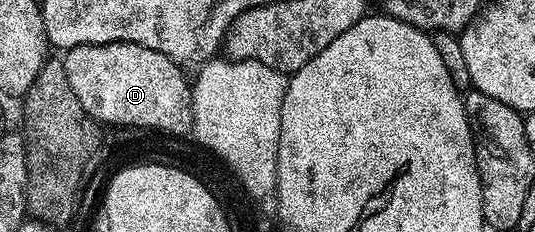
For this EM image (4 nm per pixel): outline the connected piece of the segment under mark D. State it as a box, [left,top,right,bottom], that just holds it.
[61,41,193,135]

